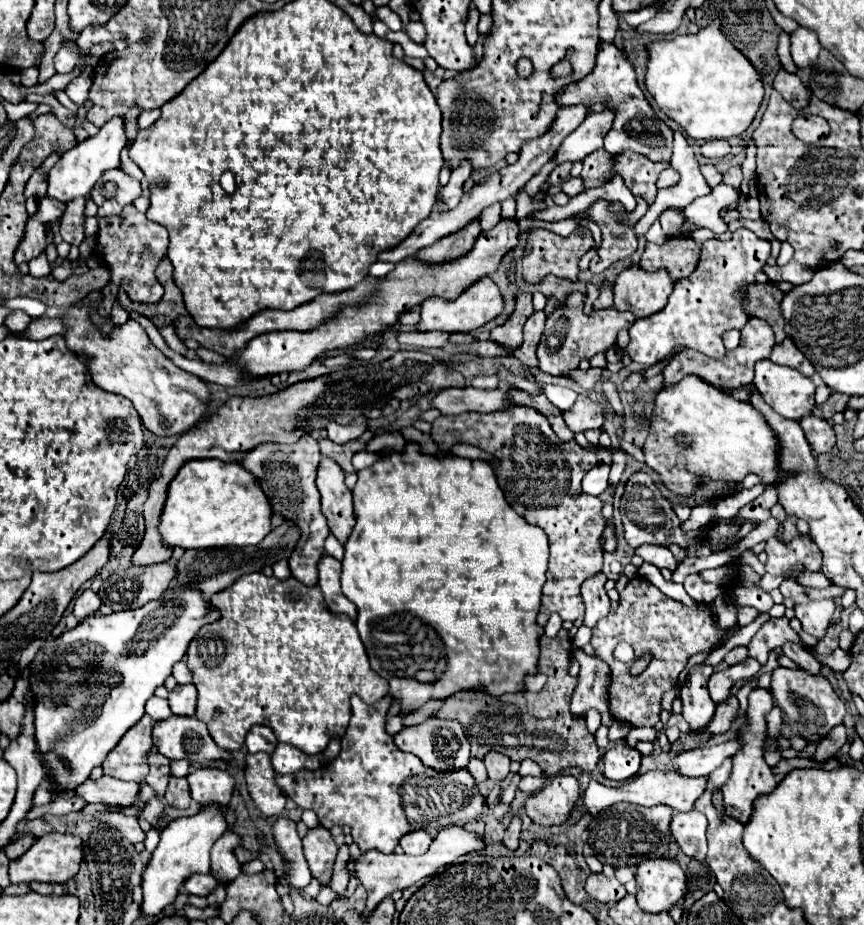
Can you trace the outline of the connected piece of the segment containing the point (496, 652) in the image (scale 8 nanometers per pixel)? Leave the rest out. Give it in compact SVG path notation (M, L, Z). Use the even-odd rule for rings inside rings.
M406 444L406 450L404 450L404 454L398 454L398 452L392 452L392 450L390 450L390 448L386 448L386 450L388 450L388 454L386 454L386 456L384 456L384 458L382 458L382 460L378 460L378 462L376 462L376 464L374 464L374 466L372 466L372 468L366 468L366 470L360 470L360 472L358 472L358 482L356 482L356 486L354 486L354 490L352 490L352 494L354 494L354 514L356 514L356 526L354 526L354 532L352 532L352 534L350 534L350 540L348 540L348 542L346 542L346 548L344 548L344 550L346 550L346 554L344 554L344 560L342 560L342 592L344 592L344 596L346 596L346 598L348 598L348 600L352 600L352 602L354 602L354 604L356 604L356 606L358 606L358 618L356 618L356 628L358 628L358 632L360 632L360 638L362 638L362 644L364 644L364 648L366 648L366 652L368 652L368 658L370 658L370 664L372 664L372 670L374 670L374 672L378 672L378 674L380 674L380 676L382 676L382 678L386 678L386 680L388 680L388 684L390 684L390 690L388 690L388 694L390 694L390 698L392 698L392 700L398 700L398 702L400 702L400 714L410 714L410 712L414 712L414 710L418 710L418 708L420 708L420 706L422 706L422 704L424 704L424 702L428 702L428 700L446 700L446 698L450 698L450 696L454 696L454 694L456 694L456 692L462 692L462 690L474 690L474 692L480 692L480 694L488 694L488 696L502 696L502 694L506 694L506 692L524 692L524 678L526 678L526 676L528 676L528 674L538 674L538 658L540 658L540 638L542 638L542 634L544 634L544 628L542 628L542 626L538 626L538 622L536 622L536 616L538 616L538 612L540 612L540 598L542 598L542 586L544 586L544 582L546 582L546 566L548 566L548 538L546 538L546 534L544 534L544 530L542 530L542 528L538 528L538 526L532 526L532 524L528 524L528 522L526 522L526 520L524 520L524 518L522 518L522 516L518 516L518 514L516 514L516 512L514 512L514 510L512 510L512 508L510 508L510 506L508 506L508 504L506 504L506 500L504 500L504 494L502 494L502 490L500 490L500 486L498 486L498 482L496 482L496 476L494 476L494 470L492 470L492 466L490 466L490 464L488 464L488 462L484 462L484 460L466 460L466 458L458 458L458 456L446 456L446 458L442 458L442 460L440 460L440 458L436 458L436 456L426 456L426 454L420 454L420 448L418 448L418 444ZM434 632L436 632L436 634L438 634L438 636L440 636L440 640L442 640L442 642L444 642L444 650L446 650L446 672L444 672L444 674L442 674L442 676L440 676L440 680L438 680L438 682L434 682L434 684L422 684L422 682L418 682L418 680L414 680L414 678L398 678L398 674L396 674L396 672L394 672L394 670L396 670L396 668L402 668L402 660L404 660L404 654L410 654L410 646L414 646L414 642L410 642L410 640L416 640L416 638L434 638Z

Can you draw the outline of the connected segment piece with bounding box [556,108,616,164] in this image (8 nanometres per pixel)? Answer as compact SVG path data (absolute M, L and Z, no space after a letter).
M606 108L602 112L588 112L584 122L570 136L566 136L566 140L558 148L558 152L556 152L558 164L576 162L576 160L580 160L580 154L586 158L590 152L602 148L604 136L612 128L614 116L616 114L612 108Z

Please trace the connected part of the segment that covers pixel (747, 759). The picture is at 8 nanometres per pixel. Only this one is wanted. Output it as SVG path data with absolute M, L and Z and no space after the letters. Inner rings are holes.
M754 688L748 696L748 710L746 710L746 716L748 716L748 724L742 726L742 740L746 740L746 748L742 748L742 752L738 752L738 756L734 756L732 760L732 774L730 778L726 780L726 784L722 786L722 794L724 794L724 806L726 806L726 814L742 824L746 824L752 816L752 810L754 810L754 802L758 796L762 794L770 794L774 792L774 788L778 786L770 766L766 764L764 760L764 752L762 752L762 744L764 744L764 734L766 734L766 720L764 720L764 714L772 710L772 694L764 688Z

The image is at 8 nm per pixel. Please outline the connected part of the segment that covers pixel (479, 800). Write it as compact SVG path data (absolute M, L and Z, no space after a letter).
M473 793L470 800L464 803L454 814L443 817L443 828L453 825L462 826L477 819L485 810L485 797L480 793Z

